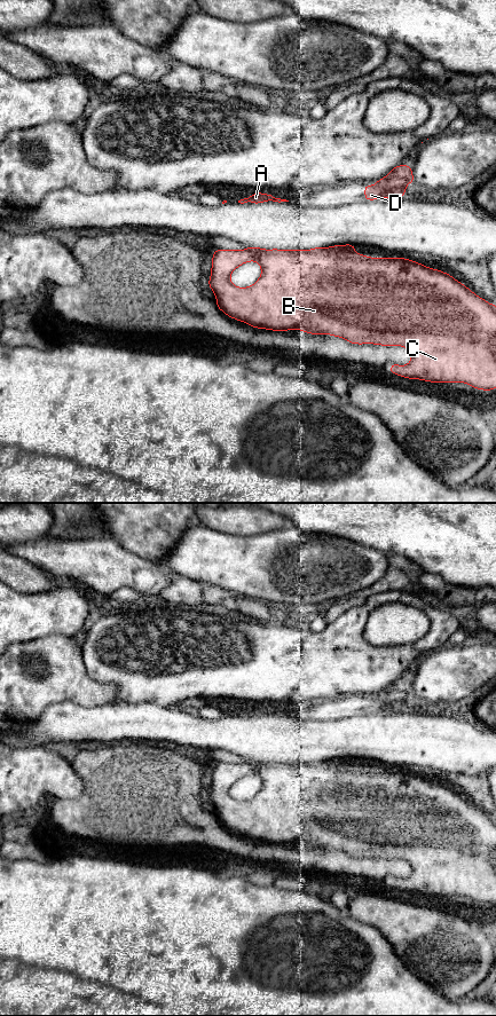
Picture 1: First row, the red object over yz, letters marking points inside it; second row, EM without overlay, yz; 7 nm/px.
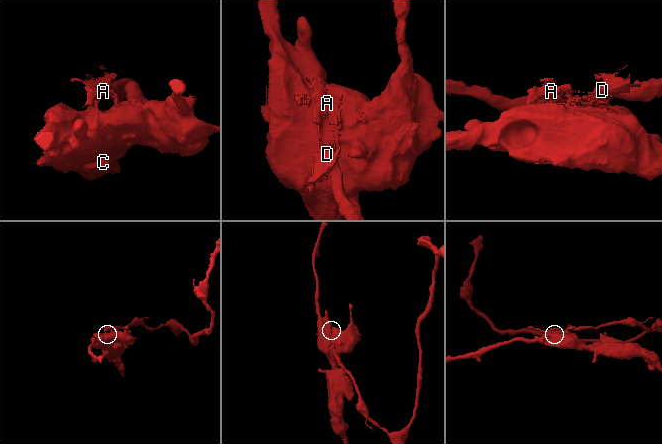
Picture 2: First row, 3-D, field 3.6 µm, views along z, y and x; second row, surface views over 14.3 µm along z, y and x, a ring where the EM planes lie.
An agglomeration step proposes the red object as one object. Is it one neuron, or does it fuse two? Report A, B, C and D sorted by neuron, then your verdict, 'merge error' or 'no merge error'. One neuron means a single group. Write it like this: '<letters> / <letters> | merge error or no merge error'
A B C / D | merge error

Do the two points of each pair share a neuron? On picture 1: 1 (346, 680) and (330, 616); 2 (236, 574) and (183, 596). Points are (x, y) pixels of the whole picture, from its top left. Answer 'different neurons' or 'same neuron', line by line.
1: different neurons
2: different neurons

